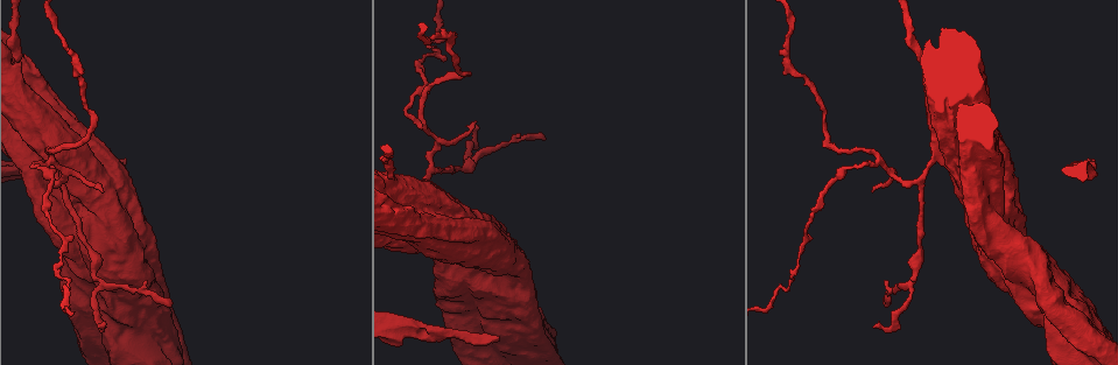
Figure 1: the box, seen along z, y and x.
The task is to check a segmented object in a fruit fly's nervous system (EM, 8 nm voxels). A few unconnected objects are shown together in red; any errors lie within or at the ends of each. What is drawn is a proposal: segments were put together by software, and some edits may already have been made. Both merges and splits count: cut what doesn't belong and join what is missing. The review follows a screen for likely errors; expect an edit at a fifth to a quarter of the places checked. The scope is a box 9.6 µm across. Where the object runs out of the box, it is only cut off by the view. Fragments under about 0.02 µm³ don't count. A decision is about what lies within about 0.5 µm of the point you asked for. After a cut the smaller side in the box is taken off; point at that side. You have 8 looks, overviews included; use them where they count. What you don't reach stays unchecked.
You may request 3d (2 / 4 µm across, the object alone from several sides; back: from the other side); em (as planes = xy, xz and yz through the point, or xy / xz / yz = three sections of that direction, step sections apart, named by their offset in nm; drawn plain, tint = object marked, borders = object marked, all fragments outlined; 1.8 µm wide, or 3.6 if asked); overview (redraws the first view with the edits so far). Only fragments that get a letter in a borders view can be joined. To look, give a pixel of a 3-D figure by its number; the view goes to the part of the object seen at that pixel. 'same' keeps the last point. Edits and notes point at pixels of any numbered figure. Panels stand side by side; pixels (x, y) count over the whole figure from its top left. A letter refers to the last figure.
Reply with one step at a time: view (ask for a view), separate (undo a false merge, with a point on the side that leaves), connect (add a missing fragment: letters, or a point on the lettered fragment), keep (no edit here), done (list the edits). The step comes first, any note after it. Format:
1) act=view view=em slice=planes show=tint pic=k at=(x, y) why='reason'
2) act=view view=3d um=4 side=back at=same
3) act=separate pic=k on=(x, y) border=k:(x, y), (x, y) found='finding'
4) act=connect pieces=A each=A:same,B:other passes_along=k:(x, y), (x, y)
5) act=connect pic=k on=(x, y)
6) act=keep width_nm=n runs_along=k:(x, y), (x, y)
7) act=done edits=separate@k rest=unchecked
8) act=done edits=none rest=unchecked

act=view view=em slice=xz step=8 show=tint pic=1 at=(401, 326) why='a fork'

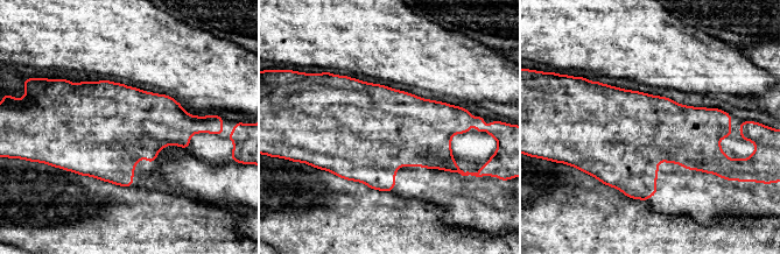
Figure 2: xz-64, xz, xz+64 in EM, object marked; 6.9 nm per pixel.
act=view view=em slice=planes show=tint at=same why='another direction'

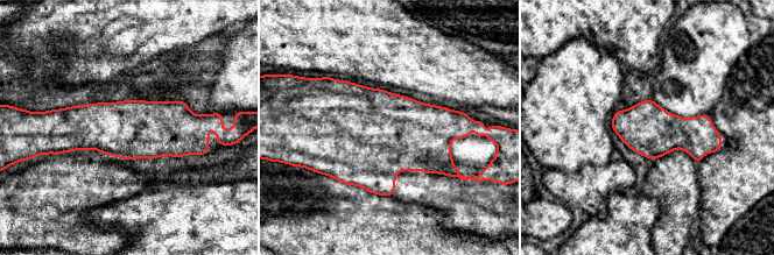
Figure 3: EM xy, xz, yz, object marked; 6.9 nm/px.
act=view view=em slice=planes show=borders at=same why='what lies round it'

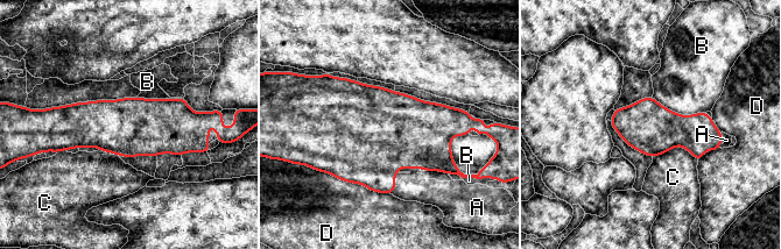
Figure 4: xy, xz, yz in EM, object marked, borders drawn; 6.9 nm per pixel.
act=connect pieces=A longest_contact=D:500nm each=A:same,B:other,C:other,D:other found='the neuron continues'

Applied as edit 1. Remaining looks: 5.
act=view view=em slice=planes show=borders pic=1 at=(173, 303) why='free end'

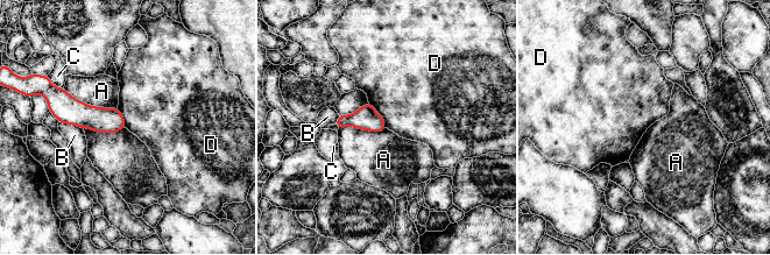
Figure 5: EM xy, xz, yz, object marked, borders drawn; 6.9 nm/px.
act=keep width_nm=160 each=A:other,B:other,C:other,D:other border=5:(369, 103), (382, 118), (386, 127) found='none of them fits'

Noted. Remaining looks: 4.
act=view view=em slice=planes show=borders pic=1 at=(103, 284) why='abrupt turn'

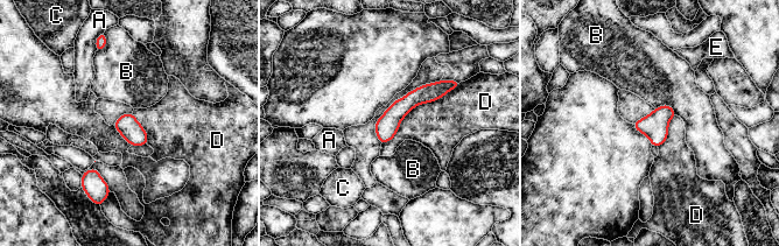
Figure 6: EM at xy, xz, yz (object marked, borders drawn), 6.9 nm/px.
act=keep longest_contact=D:700nm each=A:other,B:other,C:other,D:other,E:other runs_along=6:(449, 86), (413, 98), (381, 138) found='one neuron here'

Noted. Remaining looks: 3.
act=view view=em um=3.6 slice=xy step=4 show=borders pic=1 at=(541, 340) why='calibre changes'

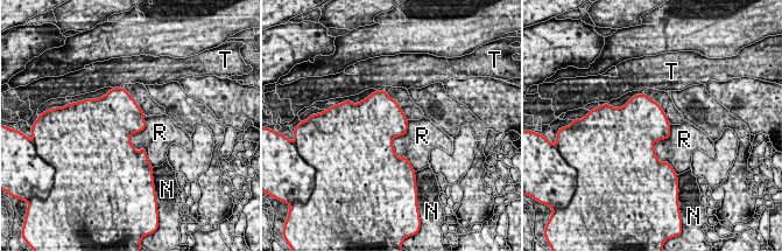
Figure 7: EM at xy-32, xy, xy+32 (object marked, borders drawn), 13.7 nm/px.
act=keep width_nm=600 each=N:other,R:other,T:other border=7:(145, 116), (131, 144), (148, 158) found='all the same neuron'

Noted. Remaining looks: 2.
act=done edits=connect@4 rest=unchecked

